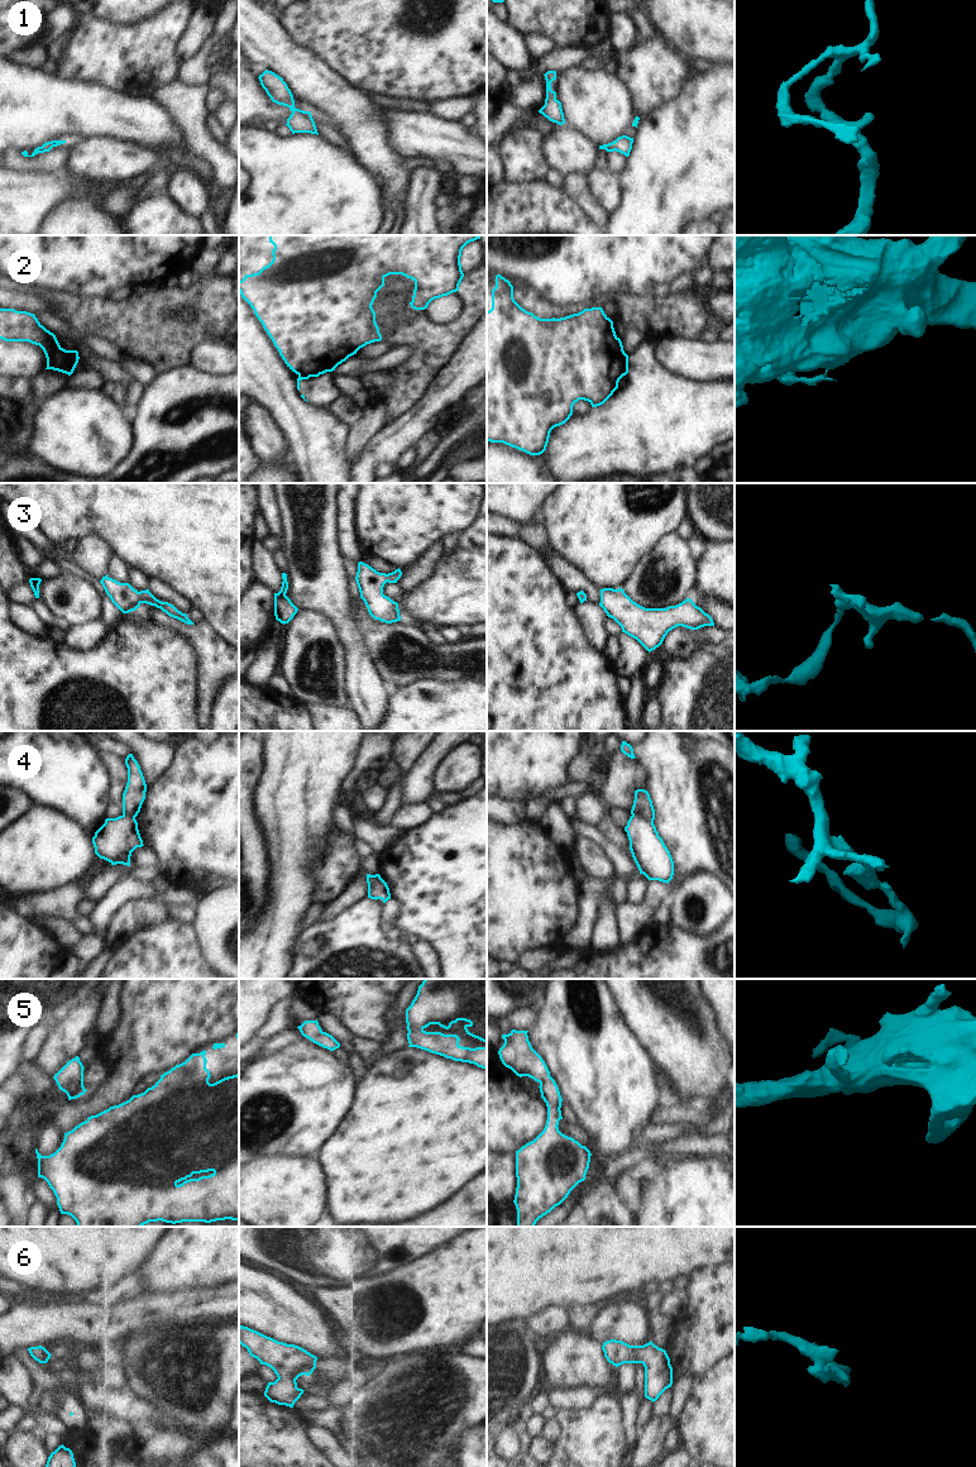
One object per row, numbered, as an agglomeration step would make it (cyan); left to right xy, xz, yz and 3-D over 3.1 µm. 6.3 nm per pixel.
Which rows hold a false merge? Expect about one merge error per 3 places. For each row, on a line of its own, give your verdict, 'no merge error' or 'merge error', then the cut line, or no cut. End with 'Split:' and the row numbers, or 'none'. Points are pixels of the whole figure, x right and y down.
1: no merge error; no cut
2: merge error; cut in xz along (319, 373), (298, 376)
3: no merge error; no cut
4: merge error; cut in yz along (632, 815), (639, 815), (652, 822)
5: no merge error; no cut
6: no merge error; no cut
Split: 2, 4

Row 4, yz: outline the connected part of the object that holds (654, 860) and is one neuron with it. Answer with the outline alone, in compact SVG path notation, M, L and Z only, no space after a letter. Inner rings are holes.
M631 816L625 831L640 874L649 880L669 884L674 875L674 861L654 822L640 816Z

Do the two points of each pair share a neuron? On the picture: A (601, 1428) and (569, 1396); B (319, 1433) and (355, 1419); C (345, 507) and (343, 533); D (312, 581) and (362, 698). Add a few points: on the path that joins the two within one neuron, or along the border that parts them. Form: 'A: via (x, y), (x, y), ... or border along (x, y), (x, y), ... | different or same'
A: border along (598, 1393), (594, 1401), (585, 1409), (559, 1410) | different
B: border along (343, 1418), (348, 1425), (348, 1437), (363, 1447) | different
C: via (345, 514), (345, 526) | same
D: via (338, 610), (354, 645), (359, 669) | same

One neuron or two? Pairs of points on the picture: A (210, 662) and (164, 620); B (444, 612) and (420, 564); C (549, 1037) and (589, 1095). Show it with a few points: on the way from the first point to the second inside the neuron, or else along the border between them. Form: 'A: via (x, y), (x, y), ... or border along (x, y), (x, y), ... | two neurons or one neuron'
A: via (206, 648), (190, 631), (178, 626) | one neuron
B: border along (443, 552), (435, 563), (434, 570), (403, 592) | two neurons
C: via (563, 1051), (589, 1078), (589, 1081) | one neuron

